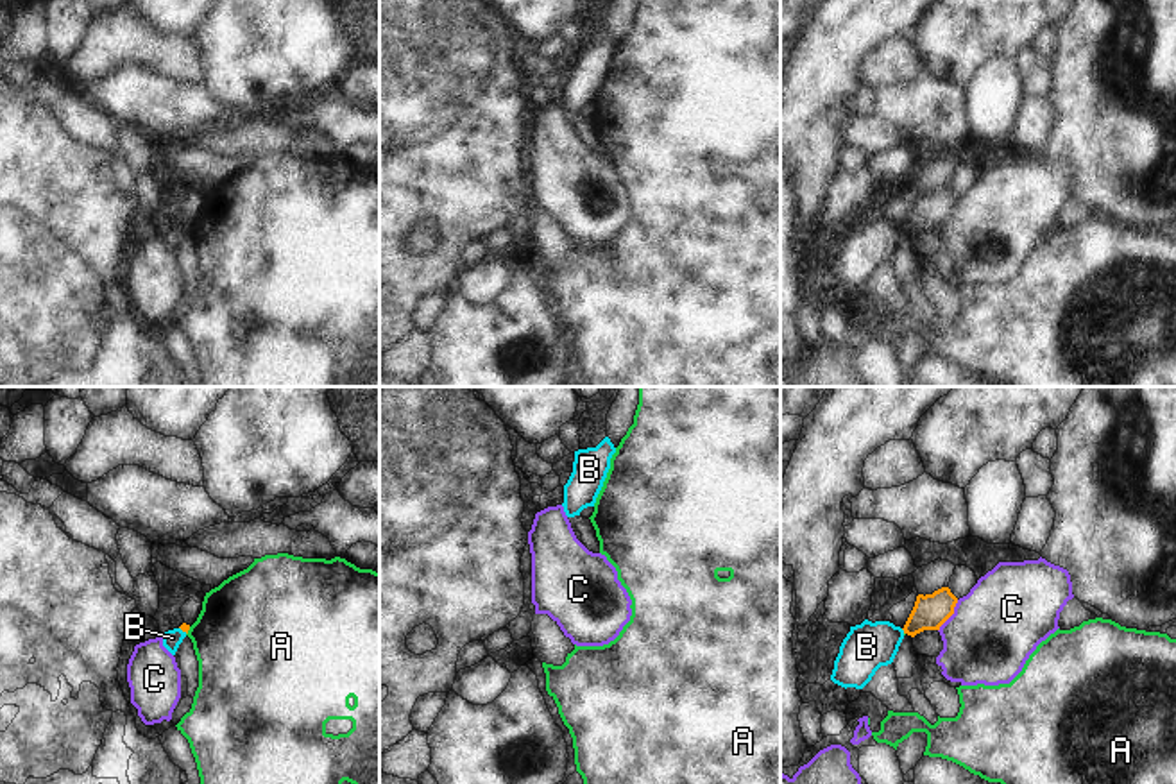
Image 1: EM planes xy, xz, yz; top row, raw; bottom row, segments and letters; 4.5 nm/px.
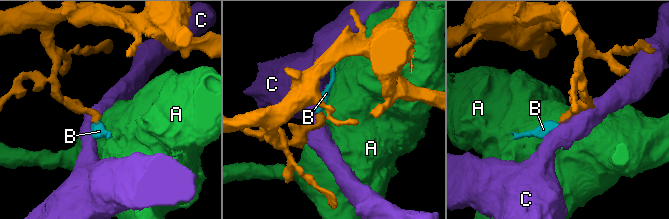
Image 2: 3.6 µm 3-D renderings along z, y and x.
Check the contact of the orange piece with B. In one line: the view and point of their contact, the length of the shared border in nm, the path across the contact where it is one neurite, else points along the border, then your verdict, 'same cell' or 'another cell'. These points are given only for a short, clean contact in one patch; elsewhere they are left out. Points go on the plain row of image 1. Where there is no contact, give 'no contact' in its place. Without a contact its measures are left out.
contact yz (903, 228); length 30 nm; border yz (901, 228), (904, 231); another cell

